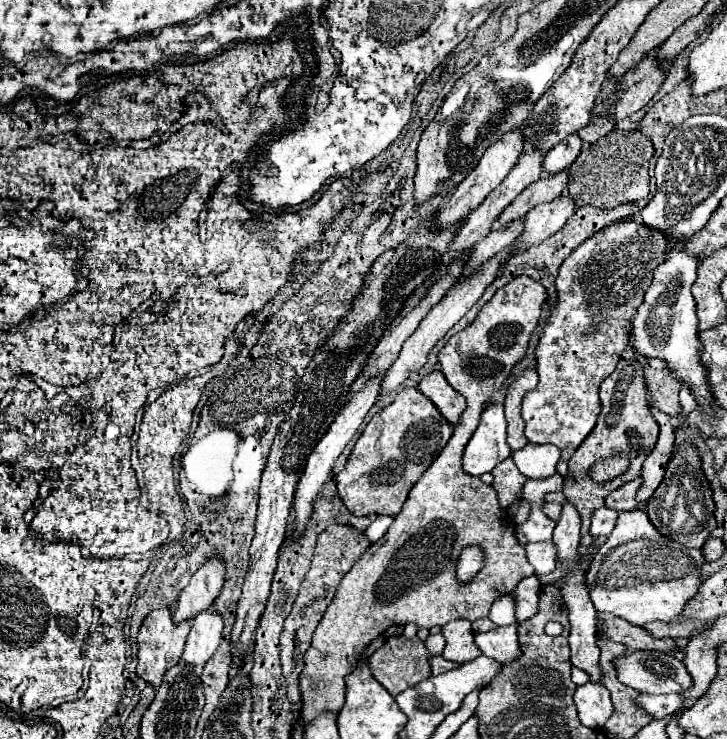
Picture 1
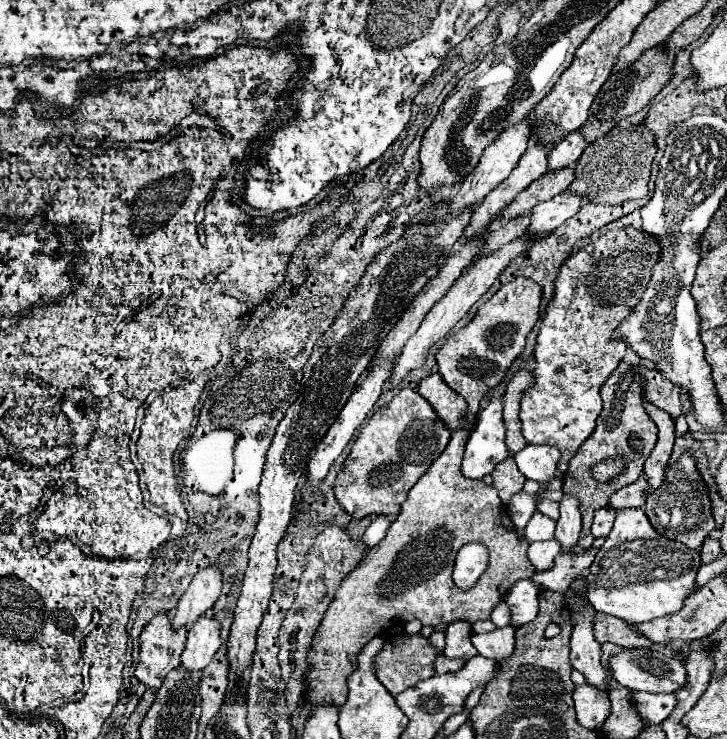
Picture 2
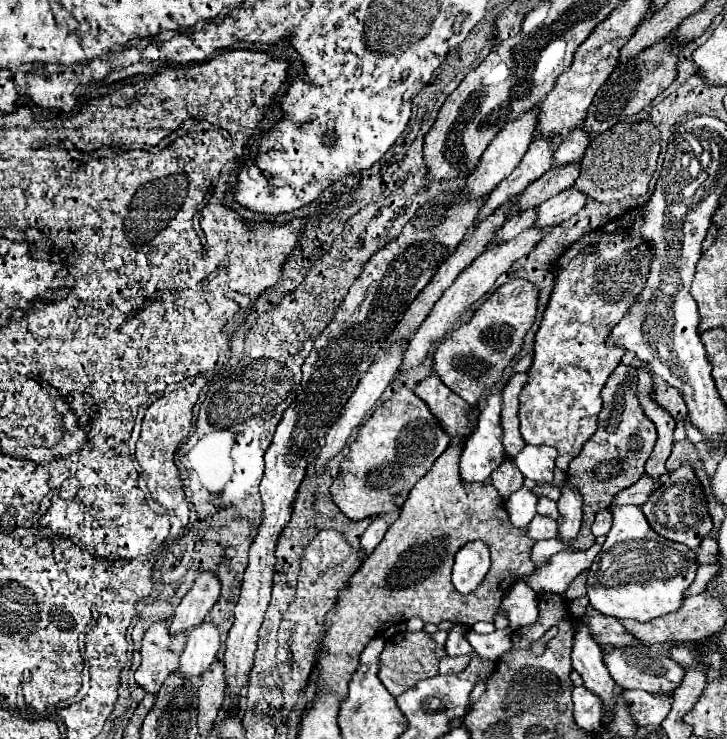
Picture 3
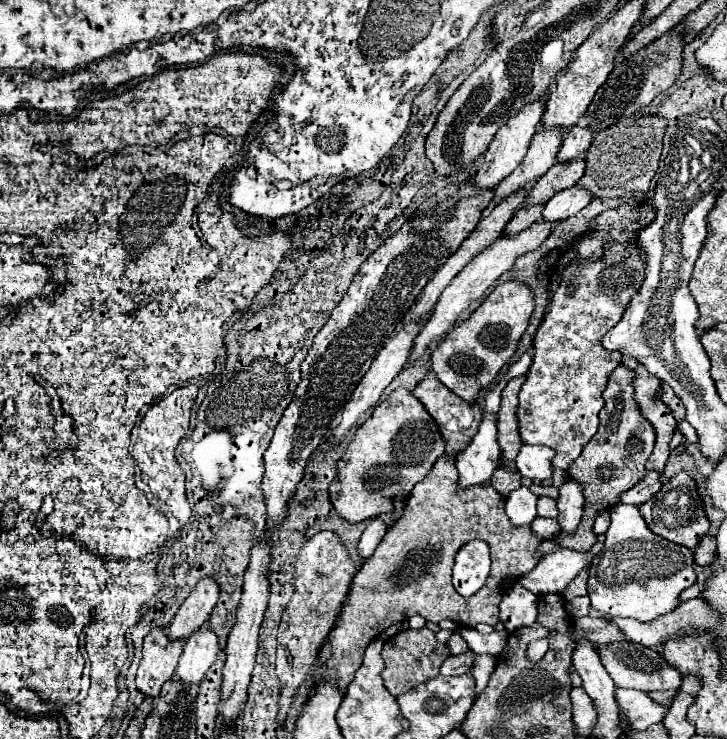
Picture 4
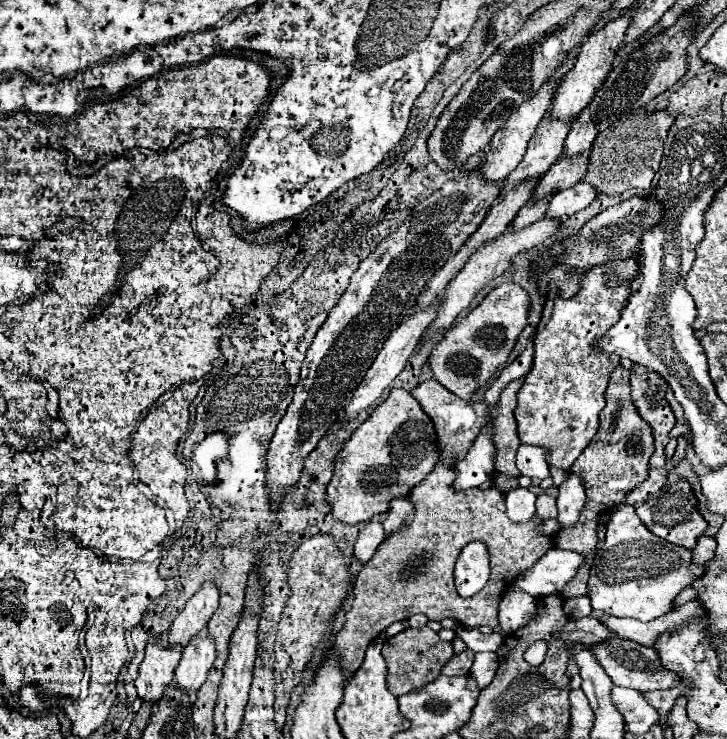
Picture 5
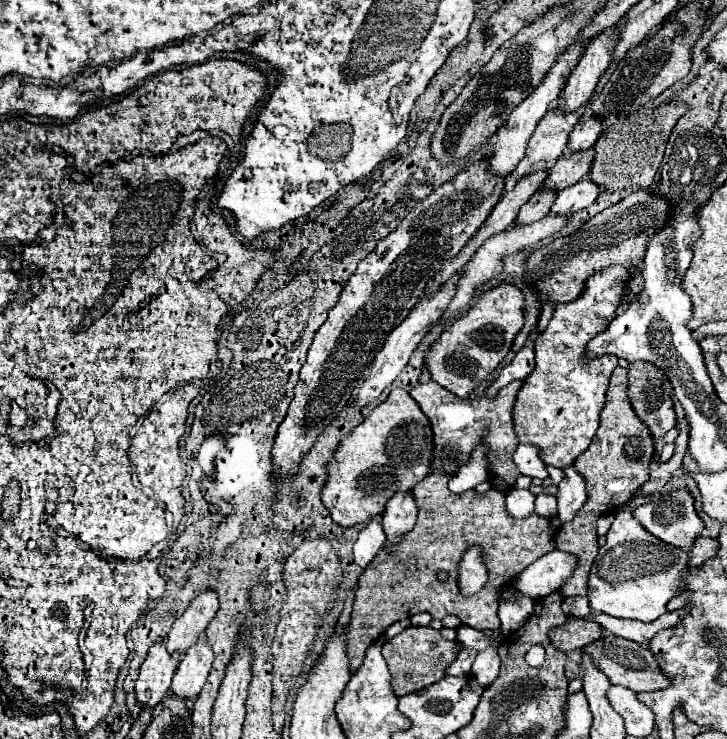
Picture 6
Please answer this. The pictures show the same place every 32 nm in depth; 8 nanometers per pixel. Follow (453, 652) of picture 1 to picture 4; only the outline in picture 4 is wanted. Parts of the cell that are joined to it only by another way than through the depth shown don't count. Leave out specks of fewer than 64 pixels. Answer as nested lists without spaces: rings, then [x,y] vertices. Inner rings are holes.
[[[456,628],[456,630],[452,632],[452,636],[450,636],[450,640],[448,640],[448,650],[450,650],[452,656],[456,656],[456,654],[464,654],[464,652],[470,652],[466,640],[460,636],[460,628]]]

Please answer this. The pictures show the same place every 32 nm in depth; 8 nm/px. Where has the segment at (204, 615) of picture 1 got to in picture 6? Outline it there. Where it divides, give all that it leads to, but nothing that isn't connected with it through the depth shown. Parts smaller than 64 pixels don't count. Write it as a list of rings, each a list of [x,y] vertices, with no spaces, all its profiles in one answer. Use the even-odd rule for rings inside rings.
[[[200,638],[192,648],[188,648],[188,652],[184,652],[170,690],[182,698],[196,698],[210,674],[212,660],[212,646],[204,638]]]

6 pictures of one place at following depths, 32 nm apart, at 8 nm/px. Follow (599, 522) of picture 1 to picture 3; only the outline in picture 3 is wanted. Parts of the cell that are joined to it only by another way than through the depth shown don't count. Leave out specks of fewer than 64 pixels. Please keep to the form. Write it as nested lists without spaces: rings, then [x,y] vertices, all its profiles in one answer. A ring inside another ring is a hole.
[[[604,508],[596,514],[596,520],[592,524],[592,534],[598,538],[598,536],[606,536],[608,534],[608,528],[612,528],[612,510],[610,508]]]

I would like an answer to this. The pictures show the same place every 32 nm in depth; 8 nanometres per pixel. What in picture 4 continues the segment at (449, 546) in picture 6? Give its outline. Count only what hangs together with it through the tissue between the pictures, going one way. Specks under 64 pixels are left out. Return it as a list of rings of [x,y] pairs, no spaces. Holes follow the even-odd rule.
[[[444,454],[436,460],[424,480],[420,480],[408,500],[404,520],[394,524],[374,554],[364,560],[356,572],[342,608],[328,634],[330,656],[324,668],[334,672],[334,684],[344,694],[346,684],[352,682],[354,672],[362,664],[362,654],[372,638],[382,634],[388,626],[404,622],[420,614],[426,622],[452,620],[462,626],[478,622],[496,624],[498,604],[516,580],[528,574],[538,564],[536,548],[540,540],[532,536],[530,526],[514,526],[504,512],[504,498],[492,486],[460,488],[456,472],[456,456]],[[470,540],[484,540],[490,546],[492,570],[486,584],[472,596],[460,596],[452,586],[452,564],[456,552]]]

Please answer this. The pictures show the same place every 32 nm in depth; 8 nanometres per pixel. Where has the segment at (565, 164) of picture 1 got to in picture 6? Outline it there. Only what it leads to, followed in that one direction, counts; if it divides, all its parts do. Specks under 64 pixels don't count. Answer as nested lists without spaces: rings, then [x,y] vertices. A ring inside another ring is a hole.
[[[590,118],[590,120],[586,120],[586,122],[578,122],[578,124],[574,126],[574,130],[570,132],[570,136],[568,136],[568,148],[570,148],[572,152],[580,152],[580,150],[592,148],[594,142],[596,142],[596,138],[598,138],[600,132],[602,132],[600,126],[602,126],[602,124],[600,124],[600,120],[596,120],[596,118]]]

